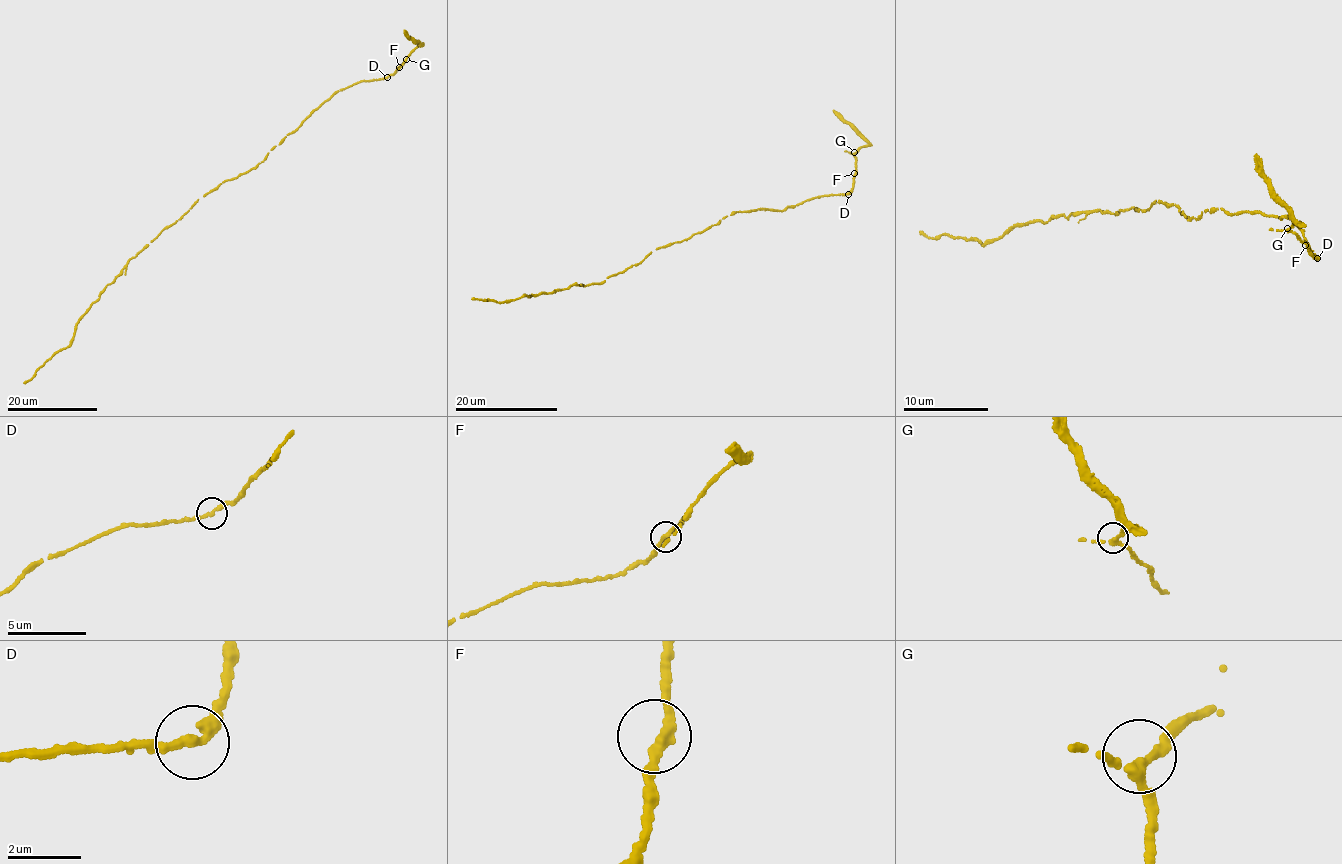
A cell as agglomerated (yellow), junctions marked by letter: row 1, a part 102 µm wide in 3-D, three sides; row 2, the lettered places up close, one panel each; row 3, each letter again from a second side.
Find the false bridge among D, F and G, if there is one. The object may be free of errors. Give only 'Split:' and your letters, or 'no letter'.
Split: no letter

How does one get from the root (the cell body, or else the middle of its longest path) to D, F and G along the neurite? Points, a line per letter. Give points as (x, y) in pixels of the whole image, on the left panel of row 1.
D: (229, 180), (263, 161), (275, 145), (287, 134), (294, 132), (332, 94), (360, 82), (386, 78)
F: (229, 180), (263, 161), (275, 145), (287, 134), (294, 132), (332, 94), (360, 82), (385, 78), (399, 67)
G: (229, 180), (263, 161), (275, 145), (287, 134), (294, 132), (332, 94), (360, 82), (385, 78), (406, 59)

